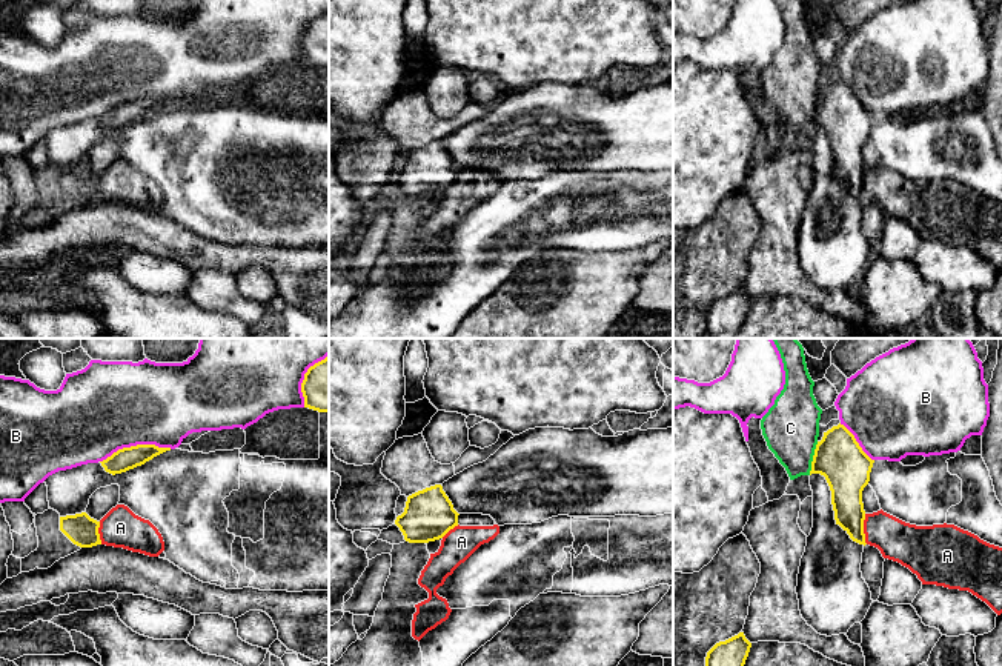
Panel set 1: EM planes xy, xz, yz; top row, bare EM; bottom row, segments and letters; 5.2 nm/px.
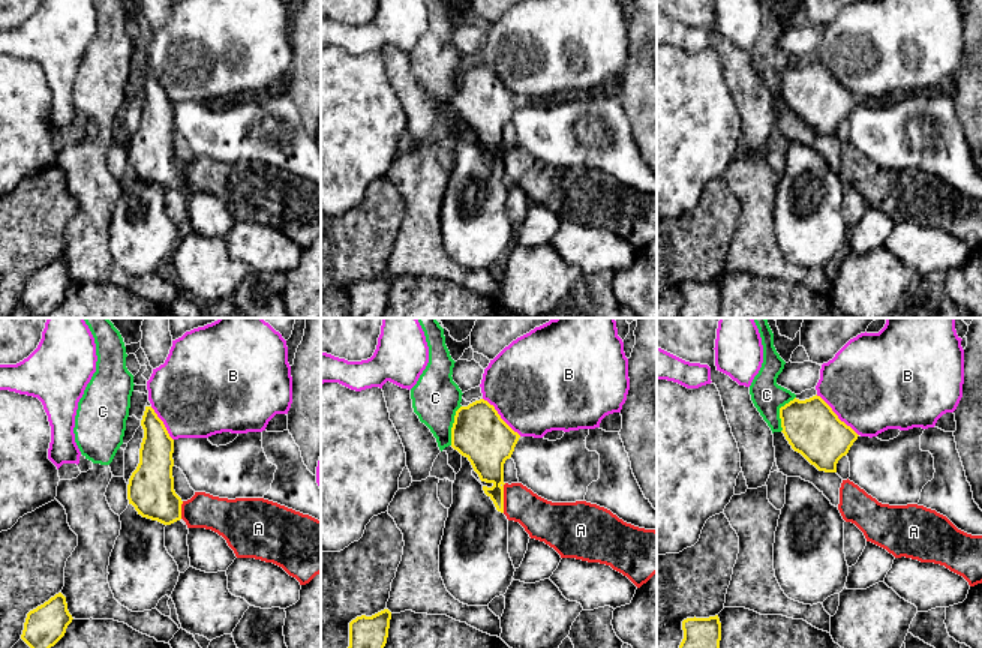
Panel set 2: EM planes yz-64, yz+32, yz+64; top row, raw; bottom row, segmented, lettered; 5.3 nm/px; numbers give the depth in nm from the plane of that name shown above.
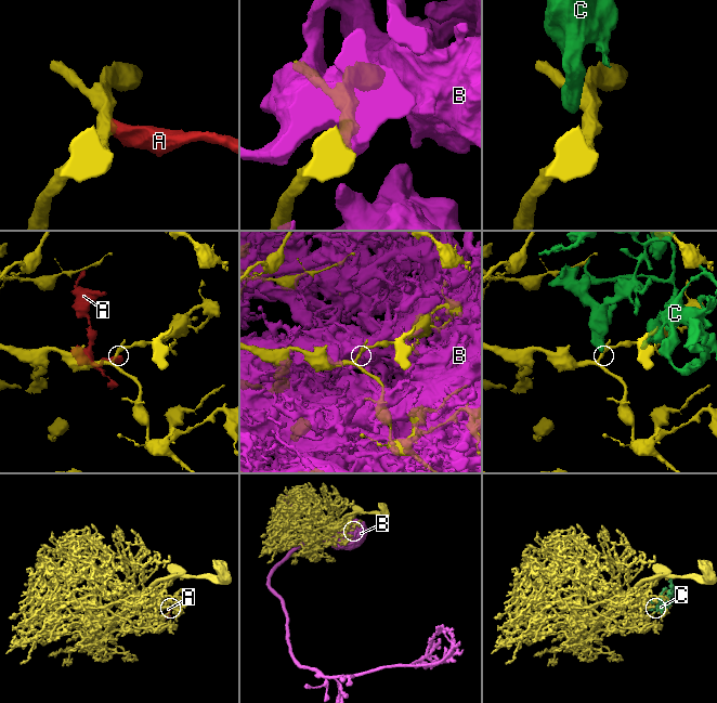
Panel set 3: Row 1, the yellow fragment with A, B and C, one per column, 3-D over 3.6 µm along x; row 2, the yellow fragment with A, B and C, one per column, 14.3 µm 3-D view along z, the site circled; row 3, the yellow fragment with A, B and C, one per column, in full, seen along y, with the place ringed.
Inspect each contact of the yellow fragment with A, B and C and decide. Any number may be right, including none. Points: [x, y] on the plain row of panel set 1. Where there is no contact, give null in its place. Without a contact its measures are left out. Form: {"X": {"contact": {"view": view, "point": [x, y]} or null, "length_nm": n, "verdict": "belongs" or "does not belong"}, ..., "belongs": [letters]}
{"A": {"contact": {"view": "yz", "point": [862, 185]}, "length_nm": 160, "verdict": "does not belong"}, "B": {"contact": {"view": "xy", "point": [137, 100]}, "length_nm": 380, "verdict": "does not belong"}, "C": {"contact": {"view": "yz", "point": [813, 114]}, "length_nm": 180, "verdict": "does not belong"}, "belongs": []}

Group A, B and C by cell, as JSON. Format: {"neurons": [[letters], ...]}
{"neurons": [["A"], ["B"], ["C"]]}

